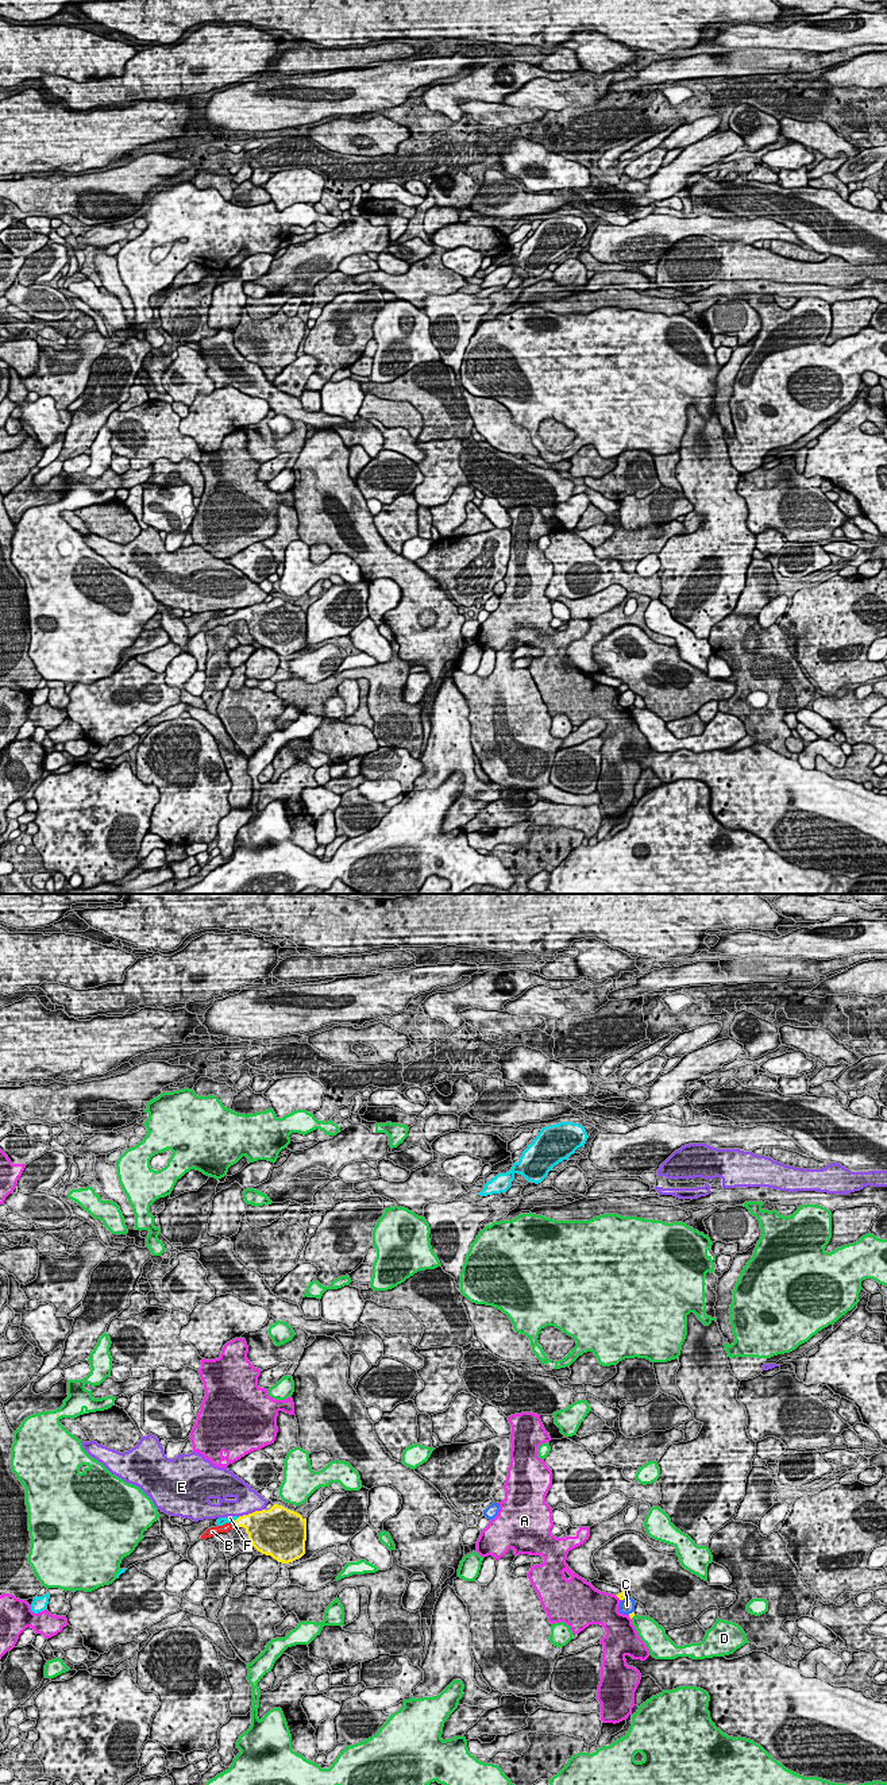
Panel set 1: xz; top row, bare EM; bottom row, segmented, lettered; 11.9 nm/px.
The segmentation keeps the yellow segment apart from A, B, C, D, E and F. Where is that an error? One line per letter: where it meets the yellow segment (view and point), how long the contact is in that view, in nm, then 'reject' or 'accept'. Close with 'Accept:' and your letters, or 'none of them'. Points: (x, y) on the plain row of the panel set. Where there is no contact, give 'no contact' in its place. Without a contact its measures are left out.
A: meets yellow in xz at (617, 689); contact 110 nm long; reject
B: meets yellow in xz at (232, 617); contact 80 nm long; accept
C: meets yellow in xz at (624, 690); contact 110 nm long; reject
D: meets yellow in xz at (632, 709); contact 70 nm long; reject
E: meets yellow in xz at (250, 606); contact 340 nm long; reject
F: meets yellow in xz at (236, 612); contact 100 nm long; reject
Accept: B

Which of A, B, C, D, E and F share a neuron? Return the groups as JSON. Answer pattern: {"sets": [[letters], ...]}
{"sets": [["A"], ["B"], ["C"], ["D"], ["E"], ["F"]]}

